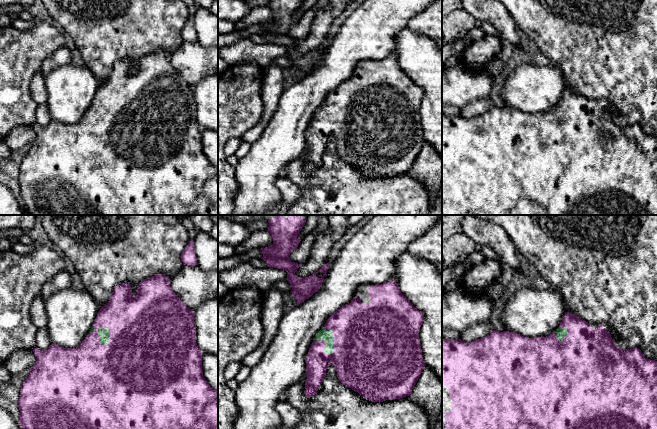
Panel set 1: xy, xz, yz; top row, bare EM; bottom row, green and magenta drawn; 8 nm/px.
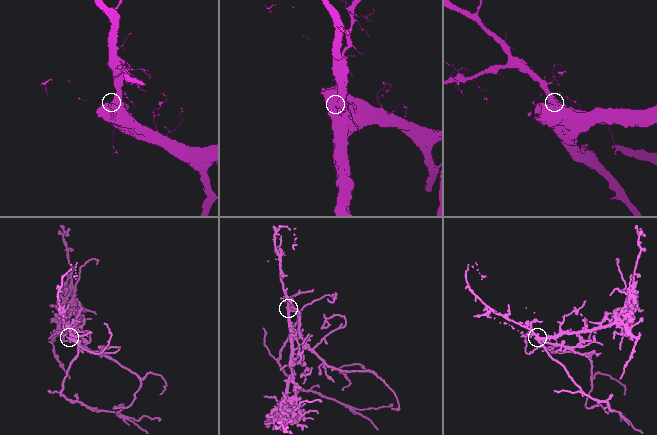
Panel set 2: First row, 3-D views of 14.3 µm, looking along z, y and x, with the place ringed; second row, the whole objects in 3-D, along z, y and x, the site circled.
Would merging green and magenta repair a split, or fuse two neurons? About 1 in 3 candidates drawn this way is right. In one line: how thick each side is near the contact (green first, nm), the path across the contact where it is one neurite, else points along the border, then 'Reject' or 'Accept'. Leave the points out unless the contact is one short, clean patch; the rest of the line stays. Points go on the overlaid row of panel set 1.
Thickness 100 nm (green) against 500 nm. Path across: xz (326, 335), (332, 338), (363, 335). Accept

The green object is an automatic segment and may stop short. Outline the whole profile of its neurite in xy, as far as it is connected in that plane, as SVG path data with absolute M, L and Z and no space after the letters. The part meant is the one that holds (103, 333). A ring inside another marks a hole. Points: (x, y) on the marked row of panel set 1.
M157 274L141 281L137 288L137 295L132 296L131 293L132 287L129 282L125 282L114 288L108 303L100 308L89 333L78 347L64 348L52 343L49 348L44 351L38 348L33 349L36 357L36 363L30 368L29 374L21 386L20 397L17 403L20 410L19 424L23 429L218 429L218 391L211 388L203 376L202 352L196 343L196 328L194 325L193 310L189 309L174 293L170 286L169 279L164 274Z

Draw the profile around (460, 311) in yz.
M462 289L448 292L442 298L442 330L462 333L475 324L487 323L494 312L488 295L472 297Z

